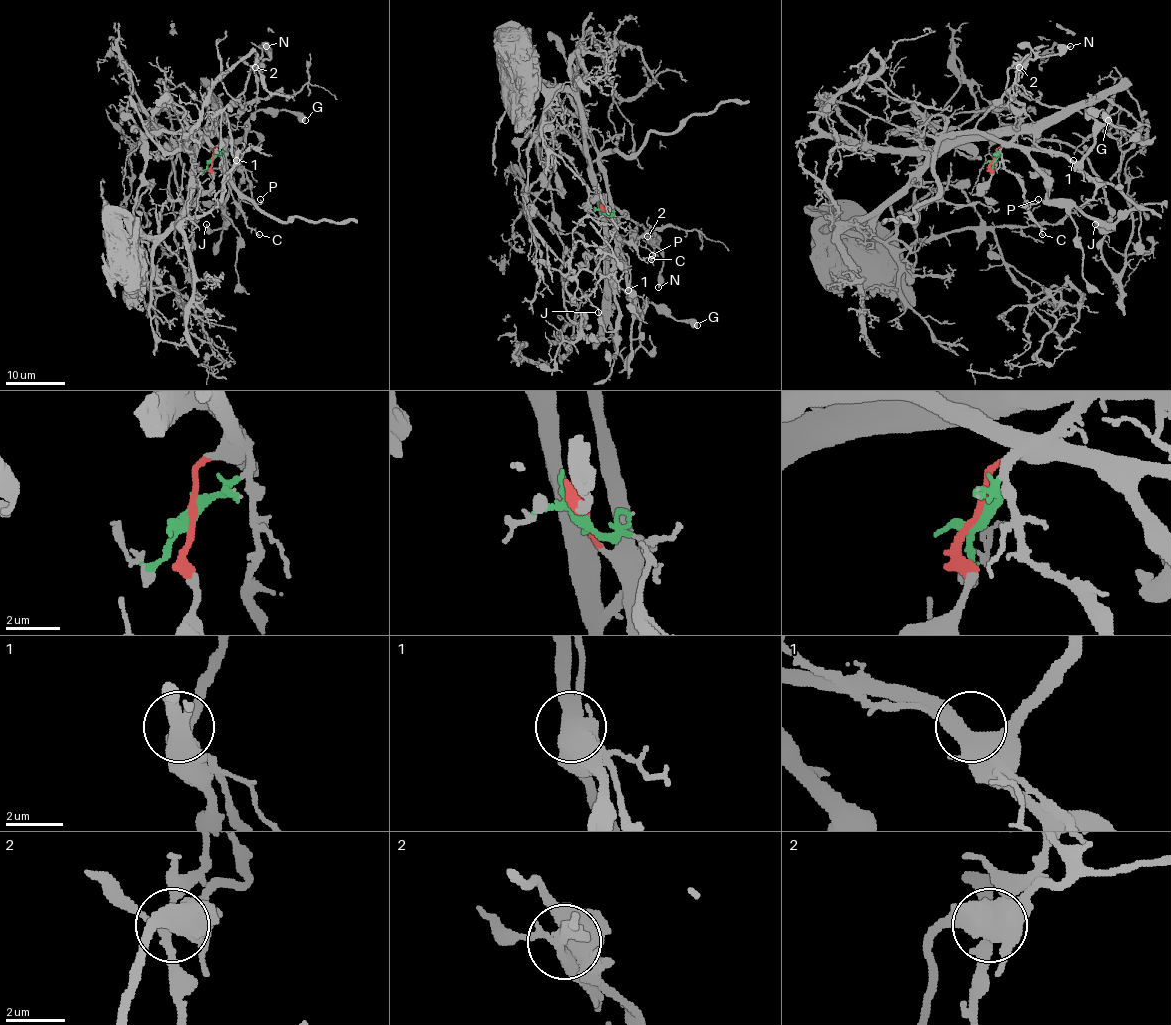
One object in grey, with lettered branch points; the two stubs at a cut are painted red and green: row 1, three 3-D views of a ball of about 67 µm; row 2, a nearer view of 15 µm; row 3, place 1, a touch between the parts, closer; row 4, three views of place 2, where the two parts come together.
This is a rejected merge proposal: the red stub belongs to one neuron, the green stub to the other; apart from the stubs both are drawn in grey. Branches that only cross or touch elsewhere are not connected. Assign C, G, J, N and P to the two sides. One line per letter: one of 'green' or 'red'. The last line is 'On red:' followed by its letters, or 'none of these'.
C: green
G: red
J: red
N: red
P: green
On red: G, J, N

